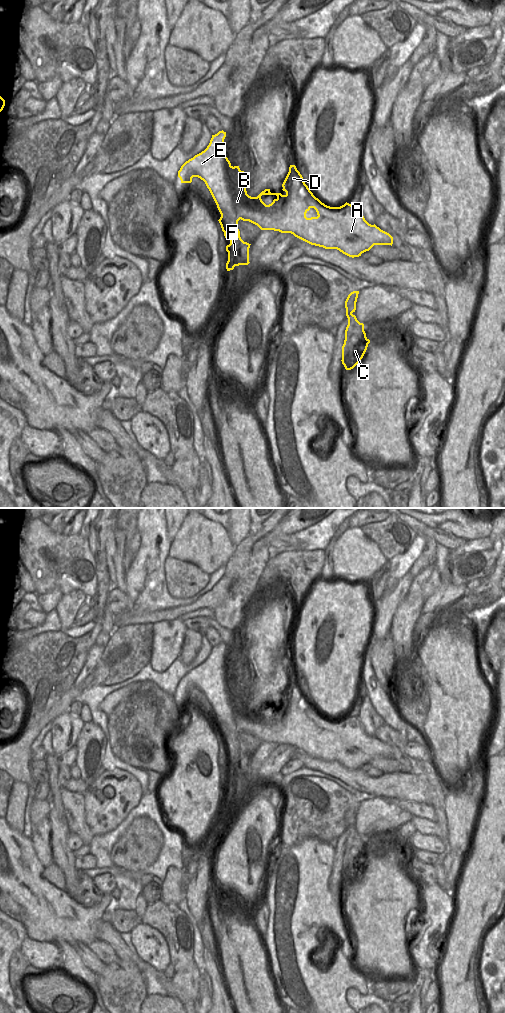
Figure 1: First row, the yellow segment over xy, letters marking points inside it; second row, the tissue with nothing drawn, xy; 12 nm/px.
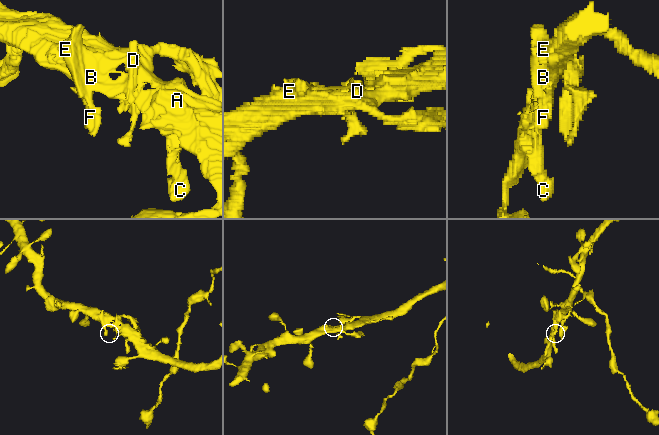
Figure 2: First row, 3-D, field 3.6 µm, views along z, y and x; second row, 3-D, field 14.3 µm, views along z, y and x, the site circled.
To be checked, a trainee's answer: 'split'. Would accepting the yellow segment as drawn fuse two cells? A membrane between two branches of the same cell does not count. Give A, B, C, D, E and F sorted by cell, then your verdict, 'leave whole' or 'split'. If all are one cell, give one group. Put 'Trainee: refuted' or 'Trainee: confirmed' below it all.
A B C D E F; leave whole
Trainee: refuted

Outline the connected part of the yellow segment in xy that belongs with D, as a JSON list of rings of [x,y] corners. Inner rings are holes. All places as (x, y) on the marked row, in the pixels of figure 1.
[[[219,131],[212,135],[209,145],[201,153],[186,161],[178,171],[181,183],[191,183],[193,177],[203,180],[209,189],[217,208],[221,214],[218,220],[225,238],[230,239],[226,246],[228,261],[227,271],[233,270],[235,266],[248,265],[250,245],[240,237],[238,221],[249,221],[257,225],[261,230],[274,230],[281,233],[291,233],[295,237],[315,246],[325,249],[337,249],[349,257],[359,257],[362,253],[369,251],[374,245],[391,245],[393,237],[381,230],[375,224],[369,224],[358,205],[345,203],[340,207],[330,207],[316,198],[305,184],[304,179],[295,165],[290,165],[289,172],[282,184],[285,195],[271,193],[265,189],[257,197],[251,197],[246,191],[246,173],[241,171],[239,166],[232,166],[226,157],[224,139],[226,132]],[[262,195],[276,195],[277,198],[269,205],[266,205]],[[314,208],[317,217],[307,218],[306,213]]]

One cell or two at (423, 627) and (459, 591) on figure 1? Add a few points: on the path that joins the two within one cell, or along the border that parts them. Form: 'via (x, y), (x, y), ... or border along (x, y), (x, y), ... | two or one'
via (430, 616), (430, 613), (448, 595) | one

